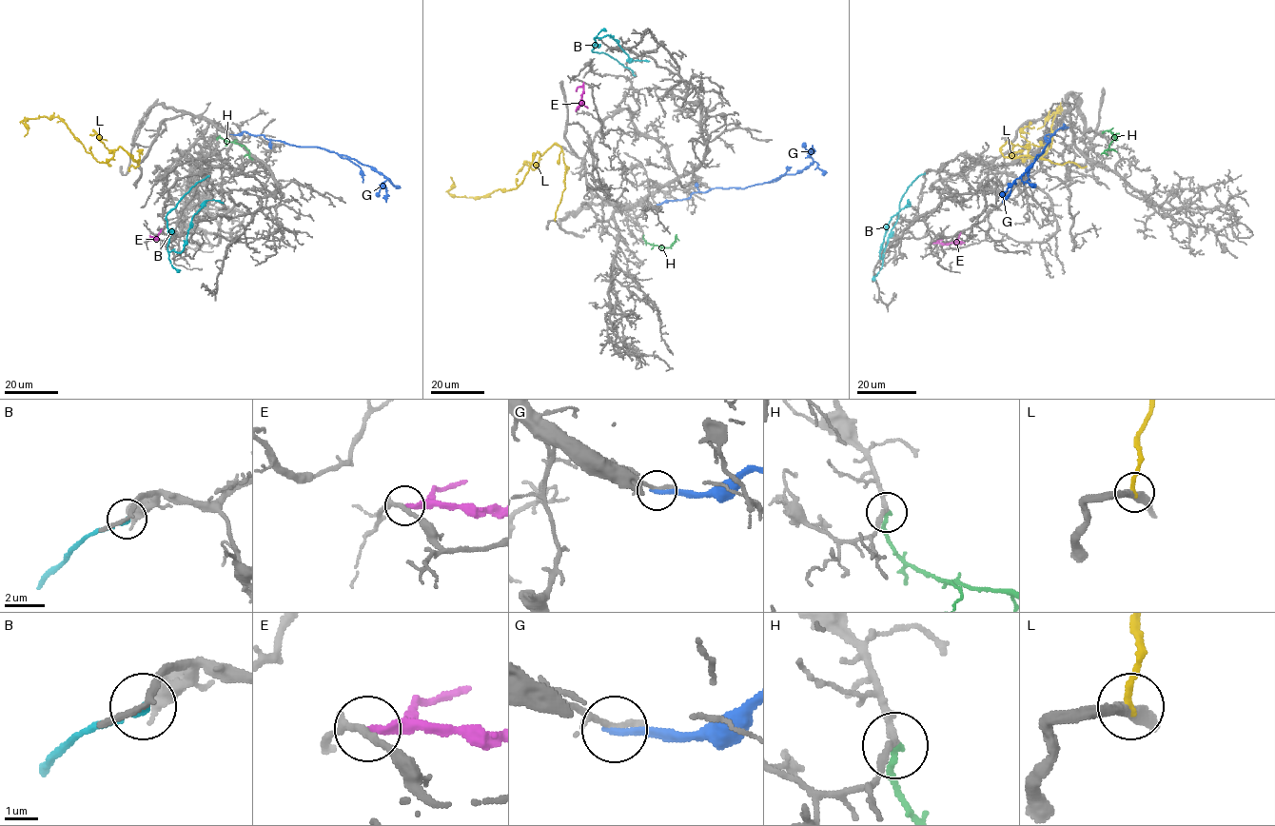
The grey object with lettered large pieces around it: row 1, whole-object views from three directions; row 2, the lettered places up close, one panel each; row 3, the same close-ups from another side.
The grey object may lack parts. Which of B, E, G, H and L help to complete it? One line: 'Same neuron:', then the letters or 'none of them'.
Same neuron: H

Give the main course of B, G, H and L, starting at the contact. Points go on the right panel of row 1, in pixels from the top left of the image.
B: (925, 173), (915, 179), (899, 202), (898, 216), (881, 258), (887, 225), (908, 200), (909, 204)
G: (1068, 127), (1064, 124), (1049, 137), (1050, 141), (1014, 181), (1010, 193), (1002, 202)
H: (1102, 132), (1110, 130), (1115, 139), (1104, 151), (1108, 155)
L: (1086, 167), (1005, 157), (1001, 147), (1010, 141), (1011, 155), (1040, 158), (1051, 146), (1060, 107), (1037, 129)

